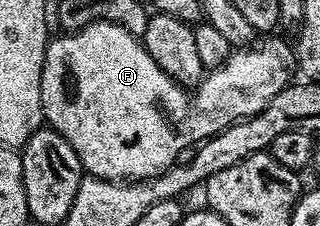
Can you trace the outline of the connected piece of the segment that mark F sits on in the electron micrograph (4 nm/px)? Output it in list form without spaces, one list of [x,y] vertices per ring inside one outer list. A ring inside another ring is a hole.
[[[97,21],[96,23],[92,23],[88,27],[84,27],[83,29],[76,29],[73,31],[66,31],[61,34],[63,37],[58,37],[49,42],[46,46],[46,54],[44,55],[44,67],[42,68],[42,78],[40,79],[40,95],[42,96],[42,116],[44,118],[45,124],[49,126],[51,129],[55,129],[60,135],[64,135],[64,139],[68,139],[68,143],[72,143],[72,149],[76,151],[76,155],[80,159],[80,163],[82,164],[83,170],[89,176],[92,177],[99,177],[100,179],[108,179],[109,181],[146,181],[150,177],[155,177],[156,175],[160,175],[164,172],[165,169],[170,169],[172,166],[175,165],[177,156],[184,147],[188,147],[189,145],[195,144],[196,138],[197,139],[205,139],[208,137],[214,136],[215,133],[221,133],[223,129],[226,128],[227,125],[239,120],[243,121],[244,119],[248,119],[249,117],[254,117],[260,111],[264,111],[264,107],[268,107],[268,103],[272,103],[272,99],[276,99],[276,95],[280,95],[280,91],[284,91],[289,85],[292,83],[292,77],[290,77],[290,68],[295,68],[296,65],[296,53],[293,48],[290,49],[288,46],[285,45],[284,42],[281,41],[280,38],[271,36],[269,39],[271,41],[266,41],[263,45],[258,45],[259,43],[251,44],[249,47],[242,47],[239,48],[237,51],[231,52],[230,58],[227,59],[225,63],[220,66],[211,68],[209,72],[203,76],[202,82],[193,90],[194,97],[189,97],[187,90],[183,88],[183,86],[179,85],[178,82],[174,81],[173,78],[169,77],[164,70],[162,70],[156,61],[148,53],[146,50],[145,45],[142,44],[139,38],[133,37],[129,31],[123,27],[122,25],[117,25],[116,23],[112,23],[111,21]]]

